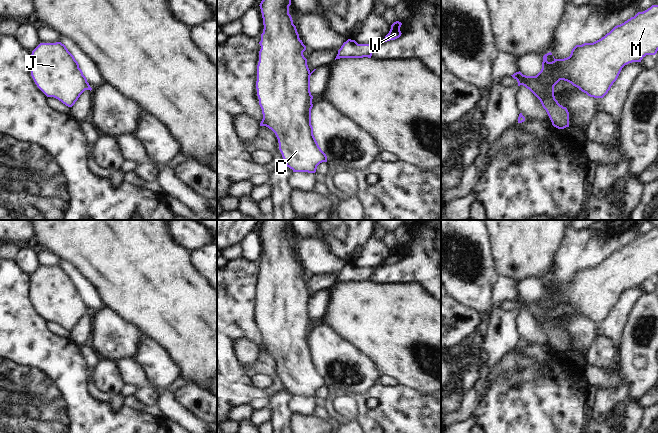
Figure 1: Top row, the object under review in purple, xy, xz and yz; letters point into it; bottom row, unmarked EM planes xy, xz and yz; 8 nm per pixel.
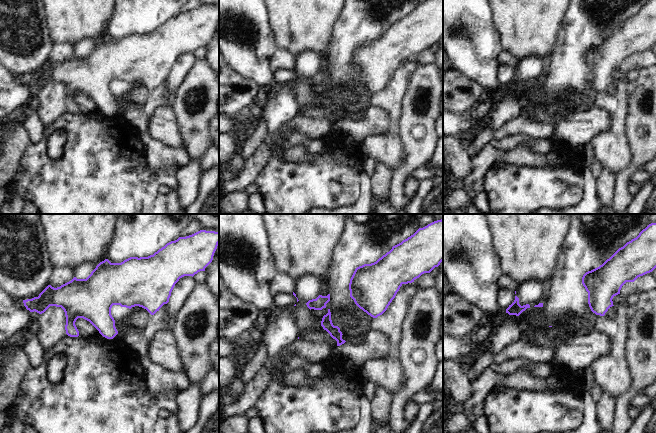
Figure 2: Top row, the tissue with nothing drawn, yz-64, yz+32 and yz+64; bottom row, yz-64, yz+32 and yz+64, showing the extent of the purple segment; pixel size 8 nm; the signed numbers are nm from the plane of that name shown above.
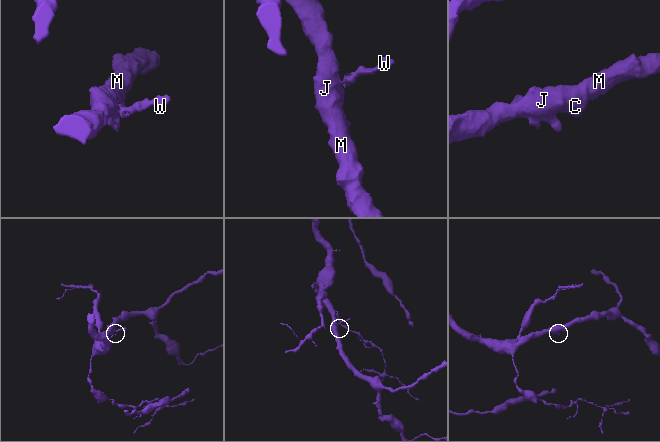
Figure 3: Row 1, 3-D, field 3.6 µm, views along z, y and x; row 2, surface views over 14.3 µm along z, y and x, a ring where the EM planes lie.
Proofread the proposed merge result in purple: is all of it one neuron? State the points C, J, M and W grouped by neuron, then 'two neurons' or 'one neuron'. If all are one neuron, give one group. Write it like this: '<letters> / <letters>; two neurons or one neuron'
C J M / W; two neurons

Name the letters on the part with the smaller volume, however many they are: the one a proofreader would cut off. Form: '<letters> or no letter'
W

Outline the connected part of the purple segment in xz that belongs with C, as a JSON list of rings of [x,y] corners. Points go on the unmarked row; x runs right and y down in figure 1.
[[[264,220],[259,229],[264,249],[259,266],[261,273],[256,305],[257,320],[263,338],[260,350],[266,350],[275,357],[287,391],[293,396],[315,397],[320,387],[327,386],[327,380],[313,359],[313,320],[308,309],[310,294],[303,279],[306,270],[299,262],[289,238],[290,229],[291,220]]]

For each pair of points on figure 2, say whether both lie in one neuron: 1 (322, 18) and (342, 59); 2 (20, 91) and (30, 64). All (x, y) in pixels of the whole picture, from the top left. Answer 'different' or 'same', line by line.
1: different
2: different

